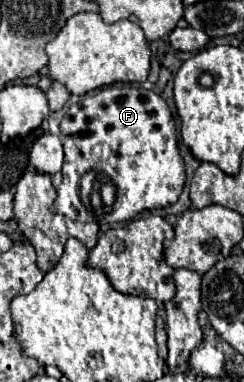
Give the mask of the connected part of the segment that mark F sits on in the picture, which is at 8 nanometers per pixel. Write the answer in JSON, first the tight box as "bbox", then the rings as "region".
{"bbox":[51,84,185,224],"region":[[[131,84],[105,86],[85,94],[73,104],[59,124],[59,138],[63,144],[63,182],[57,190],[51,210],[71,220],[115,224],[127,222],[143,210],[165,208],[175,204],[183,184],[185,168],[177,150],[177,130],[171,118],[167,102],[153,90],[145,90]]]}

